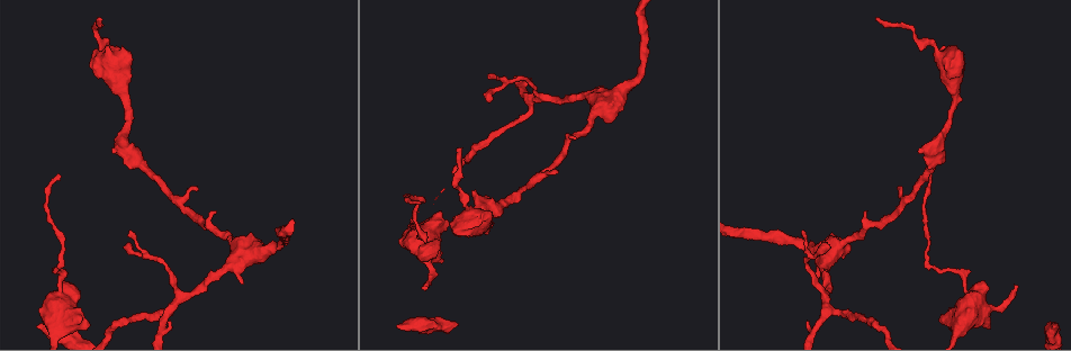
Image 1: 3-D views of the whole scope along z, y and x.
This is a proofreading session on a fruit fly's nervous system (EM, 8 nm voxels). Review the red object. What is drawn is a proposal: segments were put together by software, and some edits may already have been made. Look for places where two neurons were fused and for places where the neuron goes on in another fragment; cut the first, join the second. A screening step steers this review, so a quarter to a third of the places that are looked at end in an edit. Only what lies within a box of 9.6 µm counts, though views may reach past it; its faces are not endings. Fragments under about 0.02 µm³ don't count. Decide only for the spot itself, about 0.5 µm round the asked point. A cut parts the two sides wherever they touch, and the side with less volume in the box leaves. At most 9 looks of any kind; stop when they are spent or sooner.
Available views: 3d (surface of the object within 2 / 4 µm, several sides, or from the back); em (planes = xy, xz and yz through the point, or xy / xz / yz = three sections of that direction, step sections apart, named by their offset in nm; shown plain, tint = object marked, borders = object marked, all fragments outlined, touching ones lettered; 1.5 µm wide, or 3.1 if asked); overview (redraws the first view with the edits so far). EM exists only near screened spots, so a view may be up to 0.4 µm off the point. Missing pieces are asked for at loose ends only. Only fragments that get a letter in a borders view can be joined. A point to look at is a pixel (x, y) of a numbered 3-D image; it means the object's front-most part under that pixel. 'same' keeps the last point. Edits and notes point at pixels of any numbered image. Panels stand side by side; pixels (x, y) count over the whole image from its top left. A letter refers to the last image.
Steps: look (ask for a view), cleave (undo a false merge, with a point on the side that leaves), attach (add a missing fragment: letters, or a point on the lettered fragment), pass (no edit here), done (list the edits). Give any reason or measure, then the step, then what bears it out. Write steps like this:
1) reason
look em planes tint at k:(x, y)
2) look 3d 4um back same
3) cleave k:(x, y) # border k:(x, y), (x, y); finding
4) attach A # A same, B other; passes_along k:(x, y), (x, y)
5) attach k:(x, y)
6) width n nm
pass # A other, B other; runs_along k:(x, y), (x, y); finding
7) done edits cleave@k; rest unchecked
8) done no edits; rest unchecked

long arm stops here
look 3d 4um at 1:(877, 17)

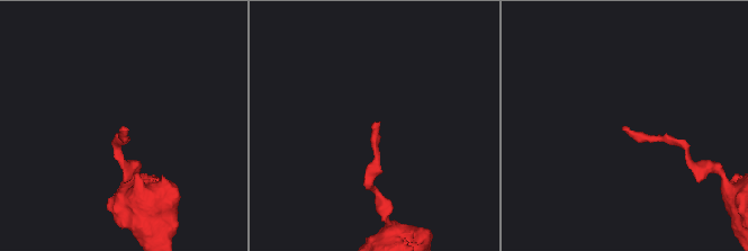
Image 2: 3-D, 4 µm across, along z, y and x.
look em planes tint at 2:(622, 126)

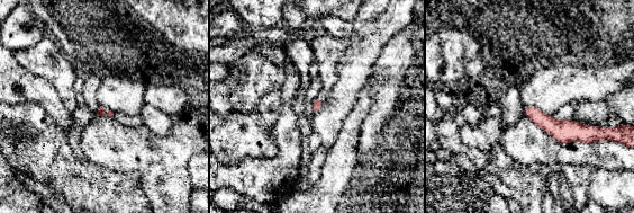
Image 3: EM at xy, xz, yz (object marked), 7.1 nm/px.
look em planes borders same

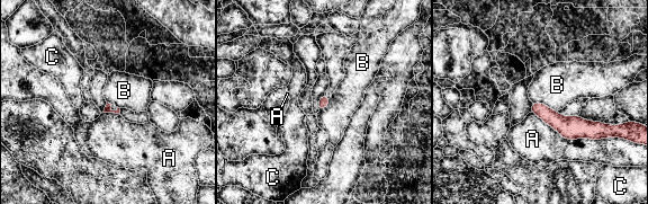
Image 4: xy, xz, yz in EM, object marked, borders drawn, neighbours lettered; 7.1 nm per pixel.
longest_contact A 550 nm
pass # A other, B other, C other; runs_along 4:(533, 107), (565, 126), (594, 127); none of them fits

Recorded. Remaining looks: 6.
calibre changes
look em xy step 8 borders at 1:(942, 54)

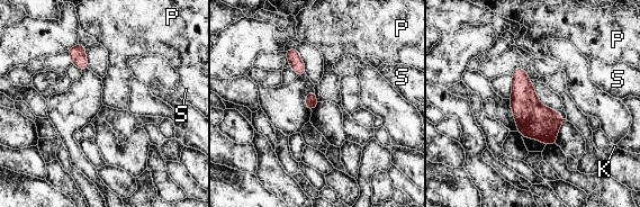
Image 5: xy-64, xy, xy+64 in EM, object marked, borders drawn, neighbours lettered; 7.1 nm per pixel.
pass # K other, P other, S other; border 5:(314, 92), (320, 101); continuous, no second neuron

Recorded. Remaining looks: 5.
branch stops here
look em xy step 8 plain at 1:(114, 150)

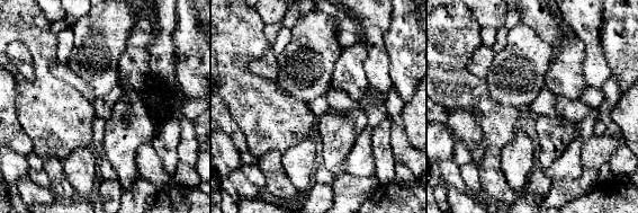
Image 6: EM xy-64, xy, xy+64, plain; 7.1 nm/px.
look em xy step 8 borders same

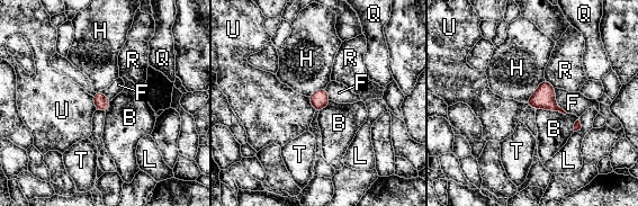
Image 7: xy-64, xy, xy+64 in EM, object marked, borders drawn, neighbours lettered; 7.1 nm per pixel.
longest_contact B 220 nm
pass # B other, F other, H other, L other, Q other, R other, T other, U other; border 7:(545, 79), (526, 101); none of them fits

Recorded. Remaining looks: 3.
free end
look 3d 4um at 1:(449, 225)

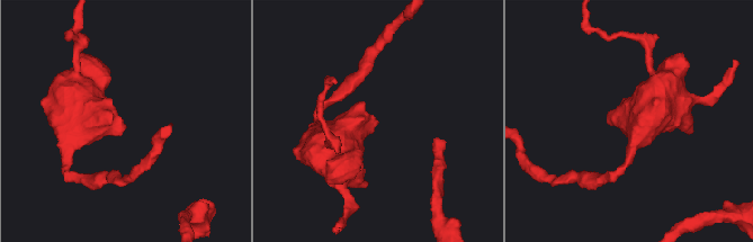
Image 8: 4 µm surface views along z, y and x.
look em planes tint at 8:(122, 132)

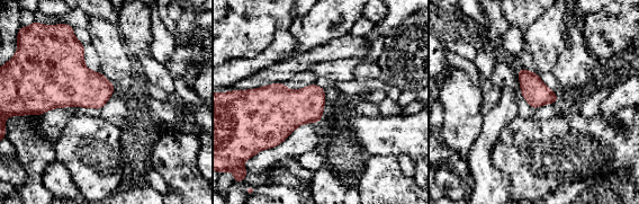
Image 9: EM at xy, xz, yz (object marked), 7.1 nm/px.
see the neighbours
look em planes borders same

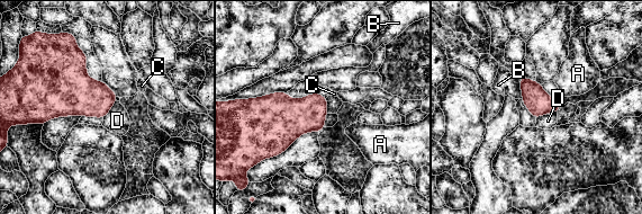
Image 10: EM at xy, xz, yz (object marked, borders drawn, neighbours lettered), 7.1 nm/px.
pass # A other, B other, C other, D other; none of them fits

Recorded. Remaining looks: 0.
done no edits; rest unchecked

